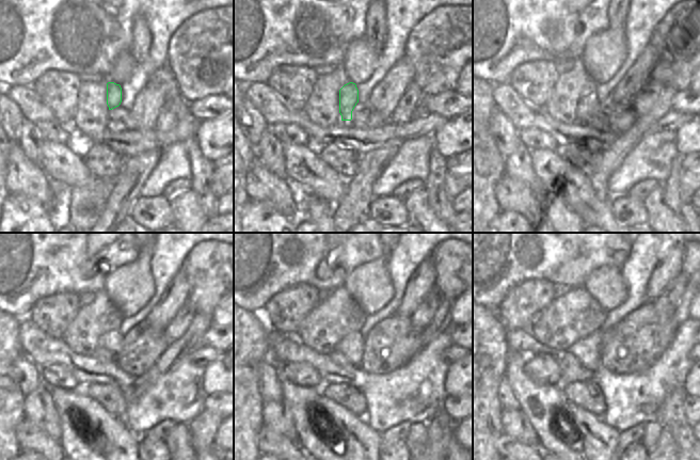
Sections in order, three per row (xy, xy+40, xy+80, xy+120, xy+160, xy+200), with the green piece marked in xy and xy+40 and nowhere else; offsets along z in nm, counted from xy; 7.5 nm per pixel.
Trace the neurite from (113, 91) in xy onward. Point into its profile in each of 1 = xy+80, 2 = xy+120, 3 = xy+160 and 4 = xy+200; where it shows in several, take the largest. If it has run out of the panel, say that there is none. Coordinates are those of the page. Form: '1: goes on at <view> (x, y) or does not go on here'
1: goes on at xy+80 (587, 105)
2: goes on at xy+120 (109, 347)
3: goes on at xy+160 (349, 351)
4: goes on at xy+200 (583, 358)

